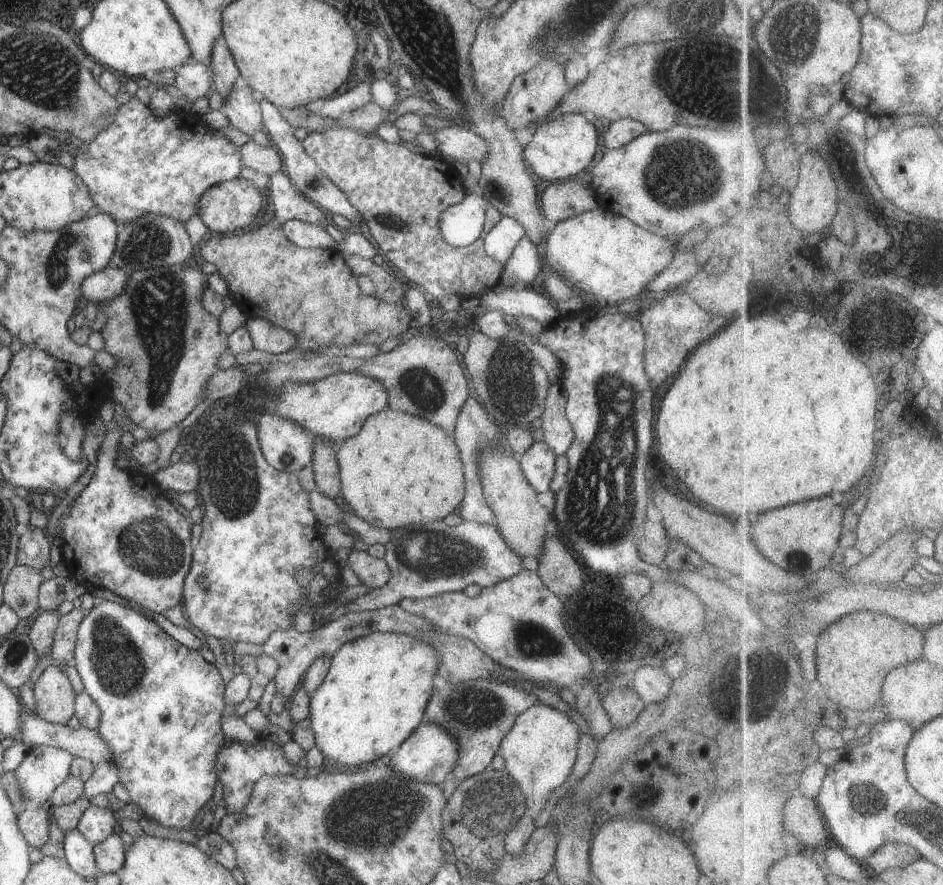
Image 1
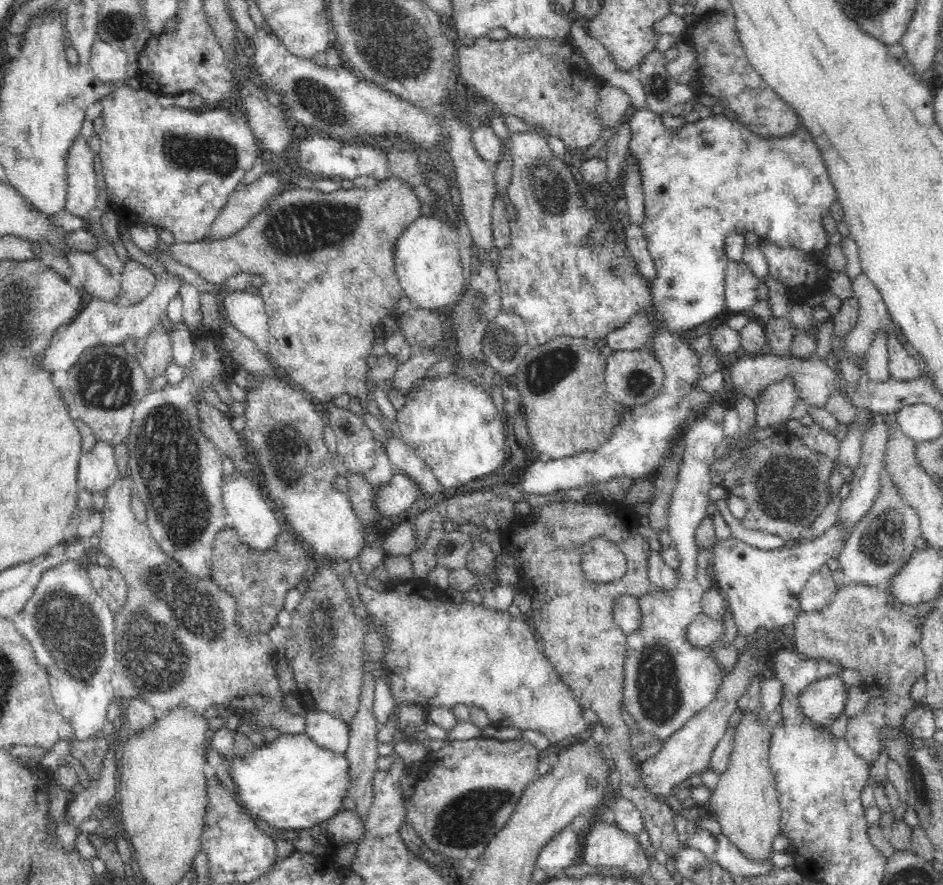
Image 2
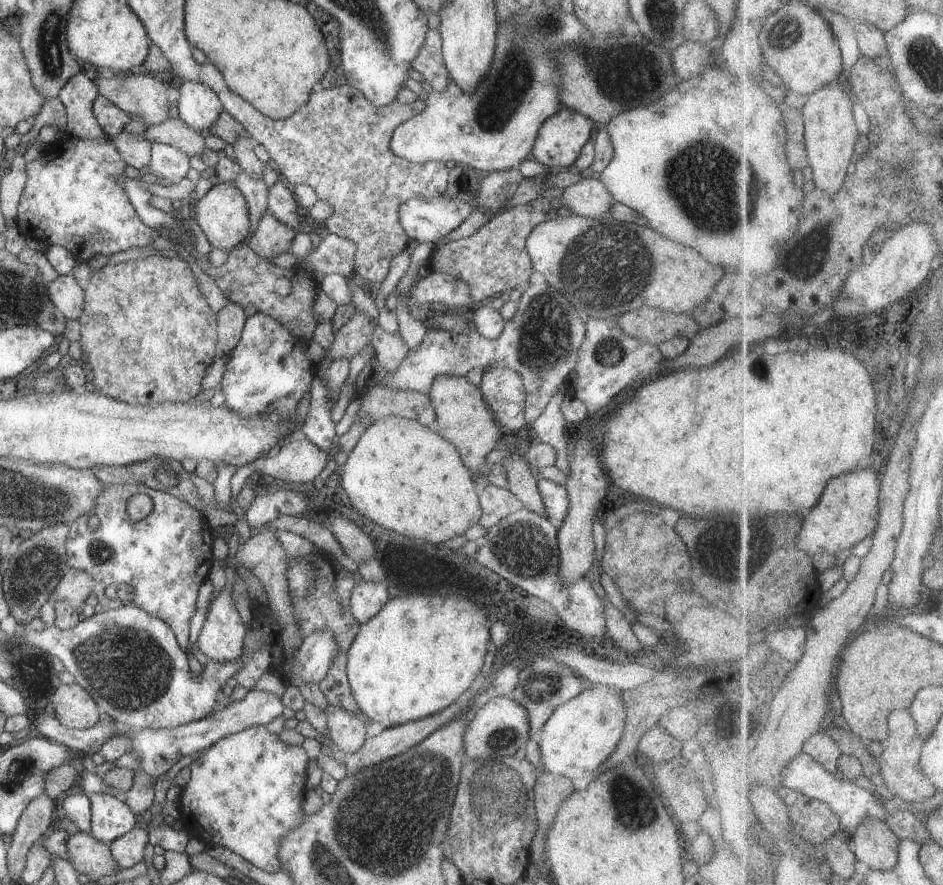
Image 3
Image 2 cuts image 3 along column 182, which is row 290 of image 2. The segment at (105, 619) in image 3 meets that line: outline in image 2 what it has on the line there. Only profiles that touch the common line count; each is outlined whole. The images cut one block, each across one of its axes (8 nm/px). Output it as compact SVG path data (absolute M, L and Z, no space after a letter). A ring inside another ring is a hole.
M649 108L644 110L636 110L629 118L629 129L631 132L631 140L629 144L628 157L636 157L638 159L638 171L642 177L644 189L644 222L640 226L644 233L644 238L647 243L652 260L655 265L657 279L654 282L648 282L648 291L650 291L650 310L644 312L636 312L626 324L619 329L609 332L606 336L606 346L610 346L613 351L629 351L634 349L650 349L651 336L657 329L655 326L660 323L664 325L672 334L678 334L683 337L688 330L704 324L704 322L716 318L722 309L725 307L725 276L728 257L725 253L724 239L730 234L746 234L749 232L755 233L761 239L773 242L775 245L784 248L796 248L804 252L815 254L817 251L824 250L828 245L828 234L823 228L822 218L829 210L830 205L837 199L834 185L832 184L826 163L820 155L820 149L814 142L812 135L803 125L796 128L792 134L788 136L780 136L780 138L770 138L769 136L758 136L750 129L736 120L735 117L728 113L711 114L693 123L686 123L682 128L668 128L662 124L660 114L652 112Z

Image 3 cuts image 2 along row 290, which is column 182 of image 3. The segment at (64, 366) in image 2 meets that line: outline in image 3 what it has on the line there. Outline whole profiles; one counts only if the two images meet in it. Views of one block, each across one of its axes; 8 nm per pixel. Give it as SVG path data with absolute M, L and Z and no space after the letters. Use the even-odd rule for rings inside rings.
M158 143L152 147L152 161L150 161L150 173L159 178L158 184L167 187L180 182L191 167L190 156L183 150L175 149L168 145Z

